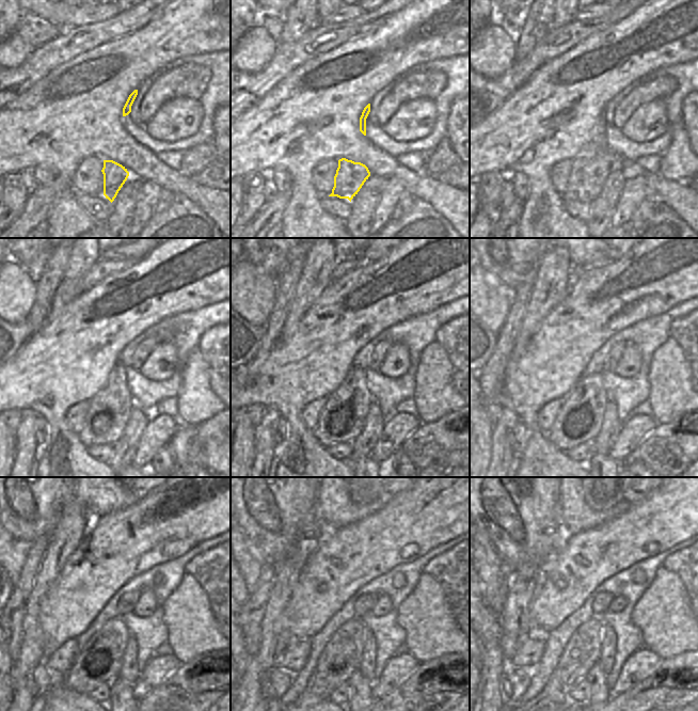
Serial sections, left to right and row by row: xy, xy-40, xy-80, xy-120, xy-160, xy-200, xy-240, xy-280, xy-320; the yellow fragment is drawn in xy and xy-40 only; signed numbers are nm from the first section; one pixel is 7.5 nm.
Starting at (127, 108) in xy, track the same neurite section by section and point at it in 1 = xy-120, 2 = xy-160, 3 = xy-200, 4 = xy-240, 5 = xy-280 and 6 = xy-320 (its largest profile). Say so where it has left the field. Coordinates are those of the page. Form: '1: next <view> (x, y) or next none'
1: next xy-120 (109, 409)
2: next xy-160 (342, 420)
3: next xy-200 (578, 421)
4: next xy-240 (99, 661)
5: next xy-280 (340, 658)
6: next xy-320 (583, 650)

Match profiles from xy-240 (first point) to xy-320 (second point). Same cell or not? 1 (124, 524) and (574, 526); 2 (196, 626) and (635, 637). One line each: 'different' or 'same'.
1: different
2: different

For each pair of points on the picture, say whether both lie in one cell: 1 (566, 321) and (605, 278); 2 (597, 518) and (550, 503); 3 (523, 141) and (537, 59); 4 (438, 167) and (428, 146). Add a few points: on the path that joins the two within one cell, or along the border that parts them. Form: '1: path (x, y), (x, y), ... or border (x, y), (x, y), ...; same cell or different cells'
1: path (576, 311), (595, 288); same cell
2: border (559, 488), (560, 523), (565, 532); different cells
3: border (556, 57), (543, 63), (518, 88); different cells
4: border (446, 136), (429, 153); different cells

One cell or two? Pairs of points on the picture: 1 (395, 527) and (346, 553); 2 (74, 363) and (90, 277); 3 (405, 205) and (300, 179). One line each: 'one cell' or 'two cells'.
1: one cell
2: two cells
3: two cells

